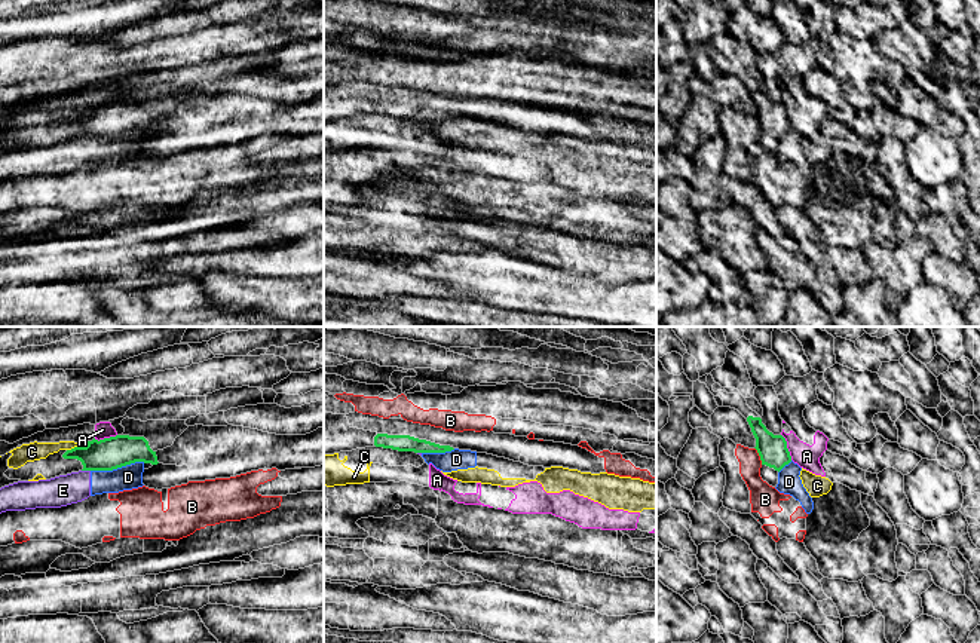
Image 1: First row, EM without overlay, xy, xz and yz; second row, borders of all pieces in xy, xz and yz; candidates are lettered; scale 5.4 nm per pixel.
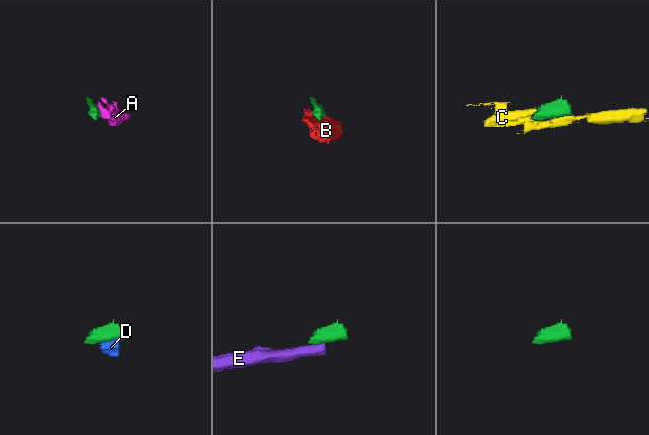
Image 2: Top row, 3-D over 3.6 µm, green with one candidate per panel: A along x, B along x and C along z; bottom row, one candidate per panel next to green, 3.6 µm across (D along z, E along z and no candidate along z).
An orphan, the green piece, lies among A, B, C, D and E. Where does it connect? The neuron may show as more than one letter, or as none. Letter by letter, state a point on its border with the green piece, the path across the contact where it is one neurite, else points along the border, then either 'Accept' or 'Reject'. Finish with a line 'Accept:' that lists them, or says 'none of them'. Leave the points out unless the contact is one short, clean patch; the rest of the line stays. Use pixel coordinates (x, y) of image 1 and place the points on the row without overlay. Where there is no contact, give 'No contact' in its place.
A: Touches green at yz (786, 115). Boundary: yz (781, 101), (792, 126). Reject
B: Touches green at yz (759, 122). Boundary: yz (755, 115), (762, 131). Reject
C: Touches green at xy (72, 116). Boundary: xy (77, 112), (67, 118). Reject
D: Touches green at xy (118, 134). Boundary: xy (144, 129), (91, 138). Reject
E: Touches green at xy (86, 137). Boundary: xy (82, 137), (89, 138). Reject
Accept: none of them

